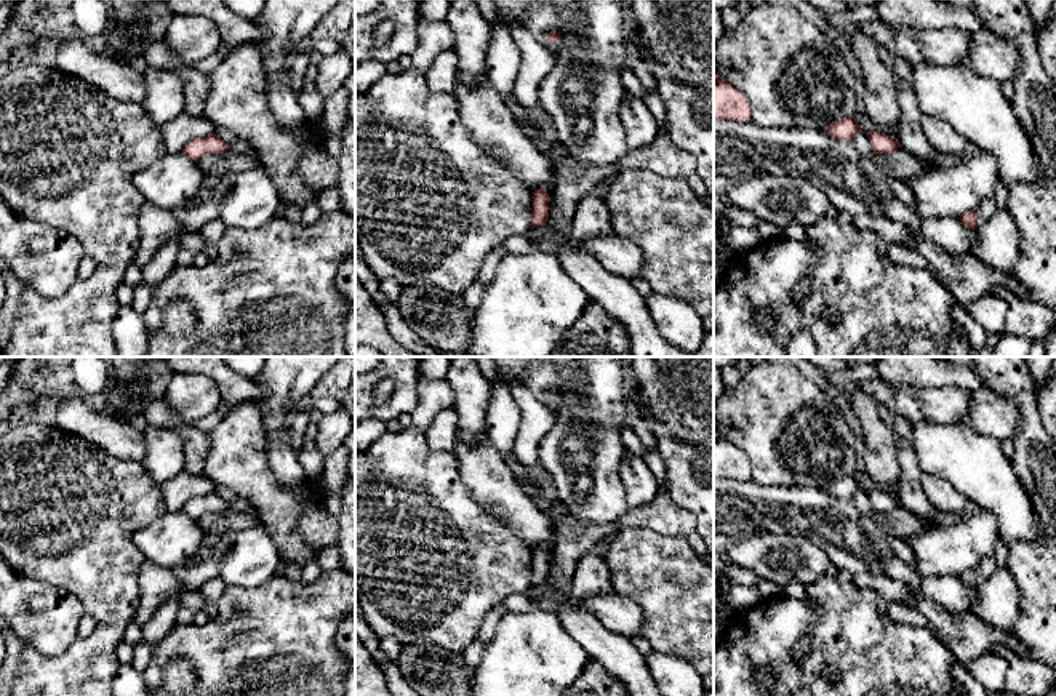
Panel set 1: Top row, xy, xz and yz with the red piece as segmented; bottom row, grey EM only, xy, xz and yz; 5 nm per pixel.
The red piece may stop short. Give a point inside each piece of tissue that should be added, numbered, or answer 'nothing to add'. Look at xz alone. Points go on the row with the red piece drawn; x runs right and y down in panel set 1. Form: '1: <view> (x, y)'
nothing to add

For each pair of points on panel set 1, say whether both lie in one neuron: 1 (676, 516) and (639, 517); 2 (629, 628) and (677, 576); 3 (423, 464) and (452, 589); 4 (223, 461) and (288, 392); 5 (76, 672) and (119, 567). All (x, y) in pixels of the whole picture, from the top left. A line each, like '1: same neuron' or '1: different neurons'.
1: same neuron
2: different neurons
3: same neuron
4: different neurons
5: same neuron

